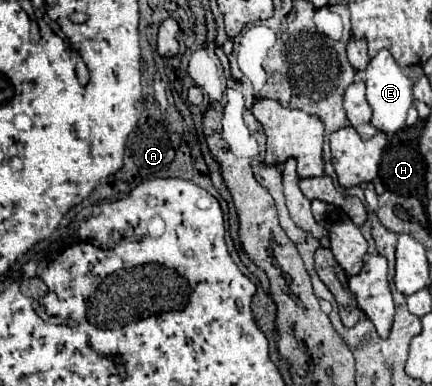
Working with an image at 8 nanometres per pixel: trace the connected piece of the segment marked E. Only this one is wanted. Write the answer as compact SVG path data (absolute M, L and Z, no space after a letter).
M382 49L366 67L366 99L374 111L372 115L372 127L384 133L396 133L406 125L406 111L414 103L412 97L412 81L404 75L404 71L398 67L398 63L392 59L392 55Z

